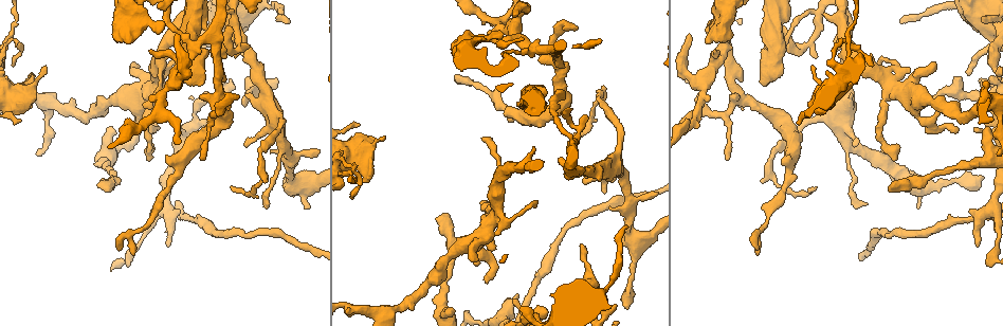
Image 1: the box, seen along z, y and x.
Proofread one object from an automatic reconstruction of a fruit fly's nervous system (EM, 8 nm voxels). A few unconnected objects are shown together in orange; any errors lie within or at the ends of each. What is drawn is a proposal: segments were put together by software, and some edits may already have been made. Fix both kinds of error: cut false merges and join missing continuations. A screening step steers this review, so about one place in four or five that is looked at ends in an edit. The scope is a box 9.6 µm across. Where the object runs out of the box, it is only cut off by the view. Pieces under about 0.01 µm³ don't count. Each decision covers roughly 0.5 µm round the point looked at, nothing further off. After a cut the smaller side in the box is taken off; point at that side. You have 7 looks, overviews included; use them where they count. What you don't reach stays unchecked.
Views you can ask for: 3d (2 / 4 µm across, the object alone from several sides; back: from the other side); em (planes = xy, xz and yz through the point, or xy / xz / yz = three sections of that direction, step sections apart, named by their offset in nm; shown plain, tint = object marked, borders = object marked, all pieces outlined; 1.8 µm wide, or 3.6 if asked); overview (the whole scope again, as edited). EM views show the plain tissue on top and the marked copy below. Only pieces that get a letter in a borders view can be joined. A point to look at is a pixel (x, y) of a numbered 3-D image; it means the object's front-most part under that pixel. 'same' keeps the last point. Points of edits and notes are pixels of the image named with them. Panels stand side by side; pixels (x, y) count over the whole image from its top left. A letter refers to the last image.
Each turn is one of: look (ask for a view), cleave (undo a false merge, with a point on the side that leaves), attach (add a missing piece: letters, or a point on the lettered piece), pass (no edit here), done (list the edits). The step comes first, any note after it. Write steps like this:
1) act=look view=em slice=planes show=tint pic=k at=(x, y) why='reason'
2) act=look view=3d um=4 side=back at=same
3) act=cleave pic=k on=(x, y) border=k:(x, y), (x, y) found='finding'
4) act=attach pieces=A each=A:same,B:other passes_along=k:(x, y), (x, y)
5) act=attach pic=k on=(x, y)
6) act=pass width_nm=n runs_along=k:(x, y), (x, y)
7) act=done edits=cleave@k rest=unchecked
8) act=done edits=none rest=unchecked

act=look view=3d um=4 pic=1 at=(881, 150) why='an open end'

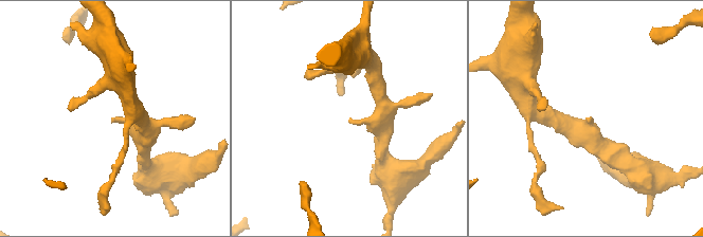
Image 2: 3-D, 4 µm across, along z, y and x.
act=look view=em um=3.6 slice=yz step=8 show=tint pic=2 at=(350, 118) why='need the tissue'

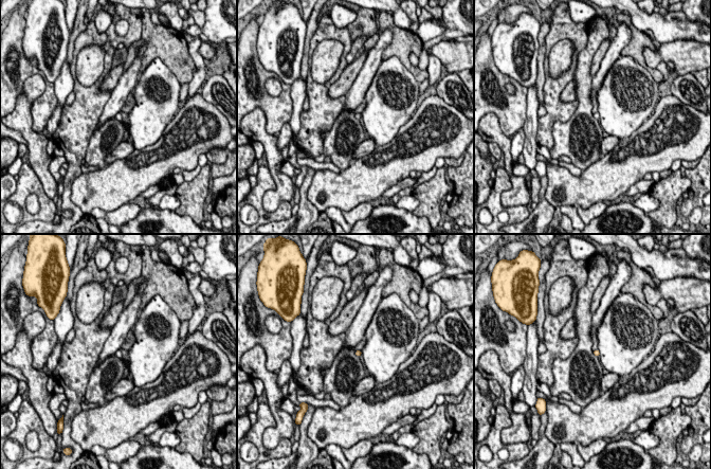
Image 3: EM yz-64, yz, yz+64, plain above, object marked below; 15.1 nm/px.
act=look view=em um=3.6 slice=planes show=borders at=same

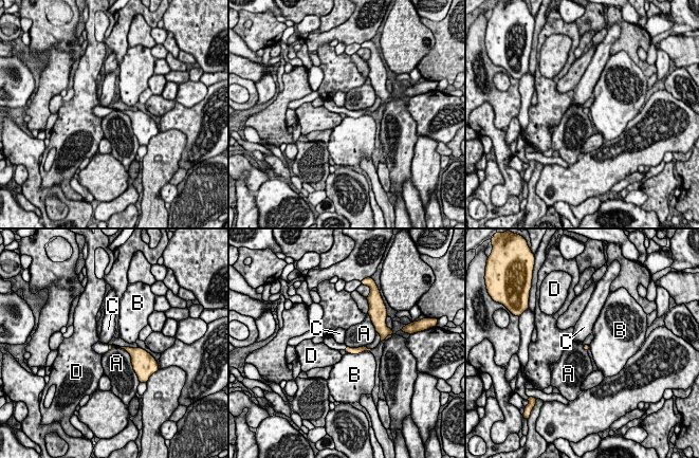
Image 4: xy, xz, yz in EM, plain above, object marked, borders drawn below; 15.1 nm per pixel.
act=pass each=A:other,B:other,C:other,D:other border=4:(121, 347), (129, 354), (135, 373) found='no lettered piece goes on from it'

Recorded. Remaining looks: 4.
act=look view=em slice=xy step=4 show=tint pic=1 at=(969, 75) why='an open end'

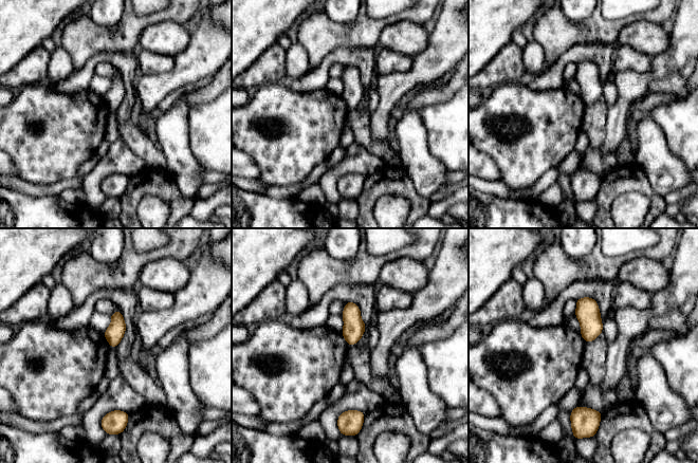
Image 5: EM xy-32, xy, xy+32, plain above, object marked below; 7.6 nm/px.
act=look view=em slice=xy step=4 show=borders at=same

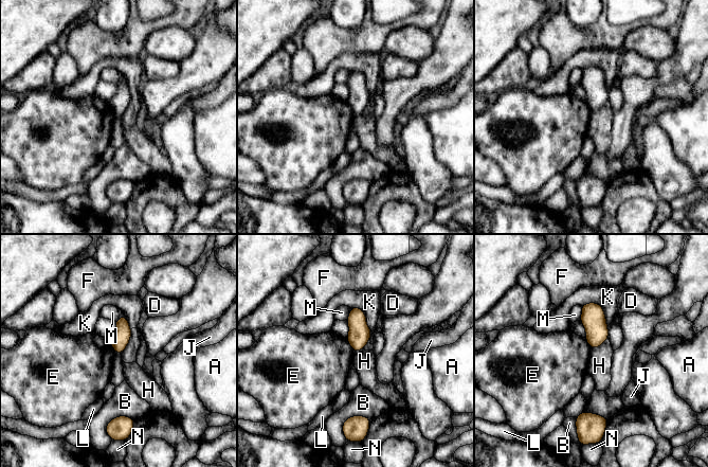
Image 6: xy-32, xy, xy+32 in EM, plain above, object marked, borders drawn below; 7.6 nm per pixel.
act=pass longest_contact=K:260nm each=A:other,B:other,D:other,E:other,F:other,H:other,J:other,K:other,L:other,M:other,N:other border=6:(607, 338), (598, 346), (592, 348) found='no lettered piece goes on from it'

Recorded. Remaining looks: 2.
act=look view=em slice=planes show=tint pic=1 at=(9, 38) why='closes a loop'

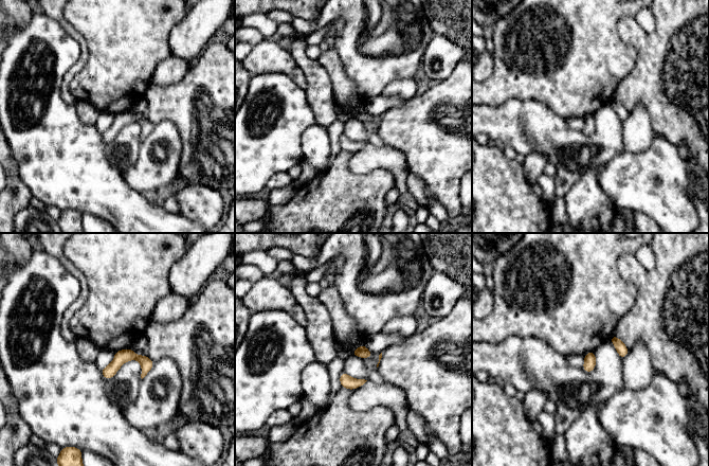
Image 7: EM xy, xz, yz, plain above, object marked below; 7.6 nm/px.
act=look view=em slice=planes show=borders at=same

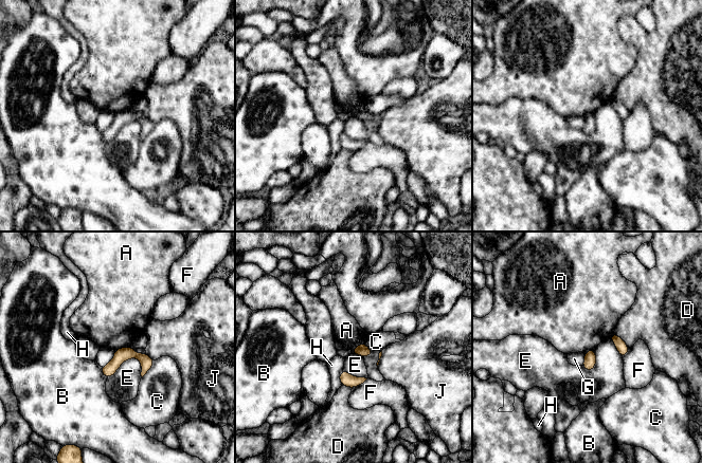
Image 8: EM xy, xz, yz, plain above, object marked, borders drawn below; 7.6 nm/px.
act=pass width_nm=90 each=A:other,B:other,C:other,D:other,E:other,F:other,G:other,H:other,J:other border=8:(365, 343), (359, 344), (352, 353) found='all the same neuron'

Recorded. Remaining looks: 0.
act=done edits=none rest=unchecked

